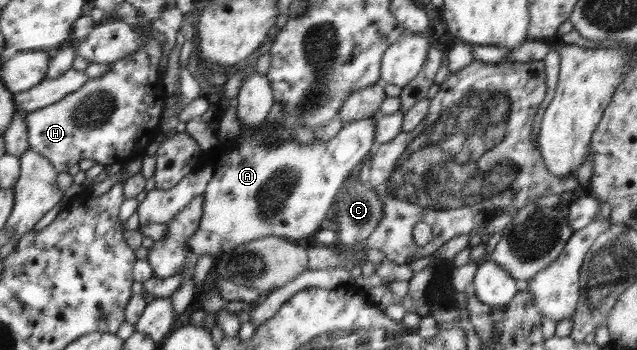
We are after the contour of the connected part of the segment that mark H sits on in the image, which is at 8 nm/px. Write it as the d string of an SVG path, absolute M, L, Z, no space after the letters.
M134 26L134 29L143 36L145 42L134 54L112 62L112 67L104 75L88 79L82 88L67 94L58 102L27 113L25 123L30 149L38 151L42 158L48 158L56 170L68 172L82 160L92 160L104 166L124 164L135 156L143 155L155 137L161 134L162 113L168 98L162 83L163 75L158 69L162 47L150 31L138 26Z

